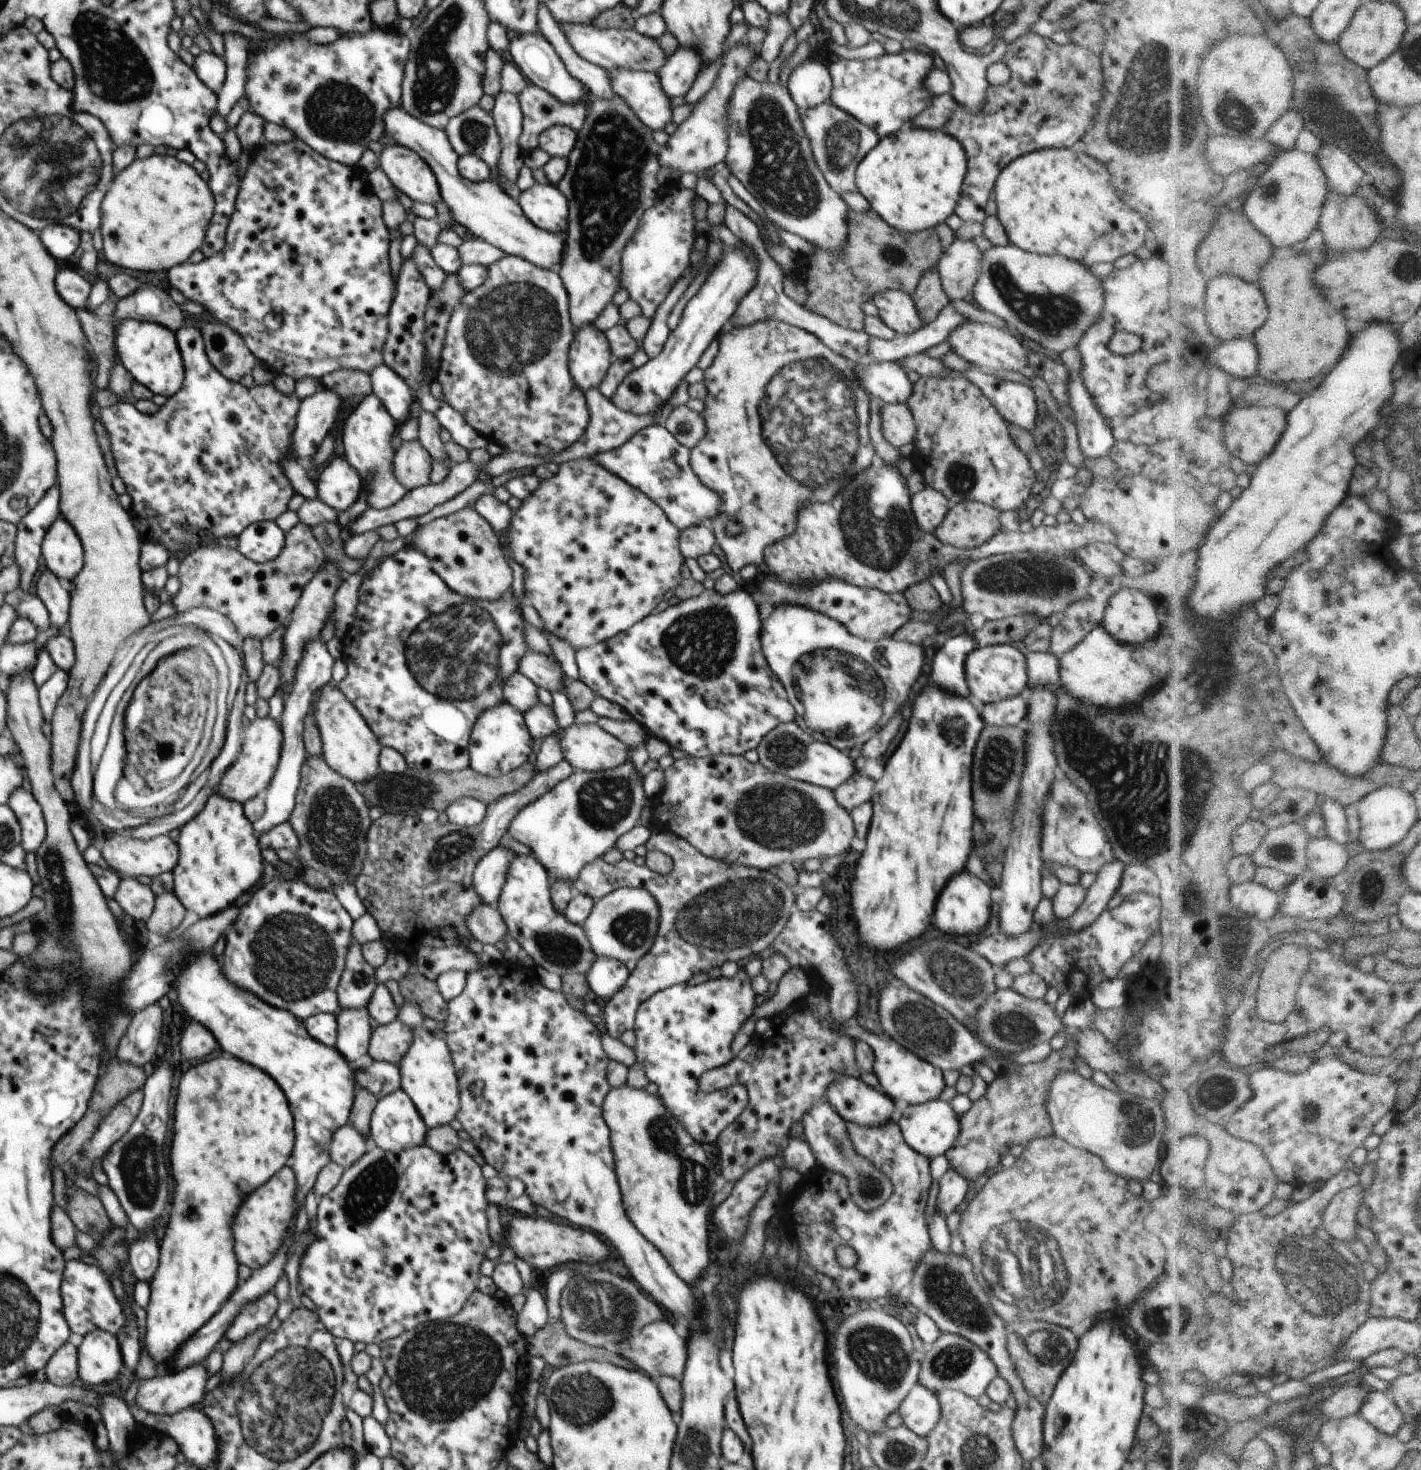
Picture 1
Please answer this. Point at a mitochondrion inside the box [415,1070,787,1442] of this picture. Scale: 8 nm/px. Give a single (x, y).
(581, 1399)

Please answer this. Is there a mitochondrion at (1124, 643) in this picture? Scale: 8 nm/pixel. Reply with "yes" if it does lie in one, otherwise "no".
no

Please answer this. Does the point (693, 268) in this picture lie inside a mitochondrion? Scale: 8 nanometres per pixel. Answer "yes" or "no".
no

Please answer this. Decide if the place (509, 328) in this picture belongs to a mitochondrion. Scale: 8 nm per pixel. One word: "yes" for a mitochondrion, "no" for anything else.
yes

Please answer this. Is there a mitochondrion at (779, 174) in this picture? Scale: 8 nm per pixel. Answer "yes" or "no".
yes

